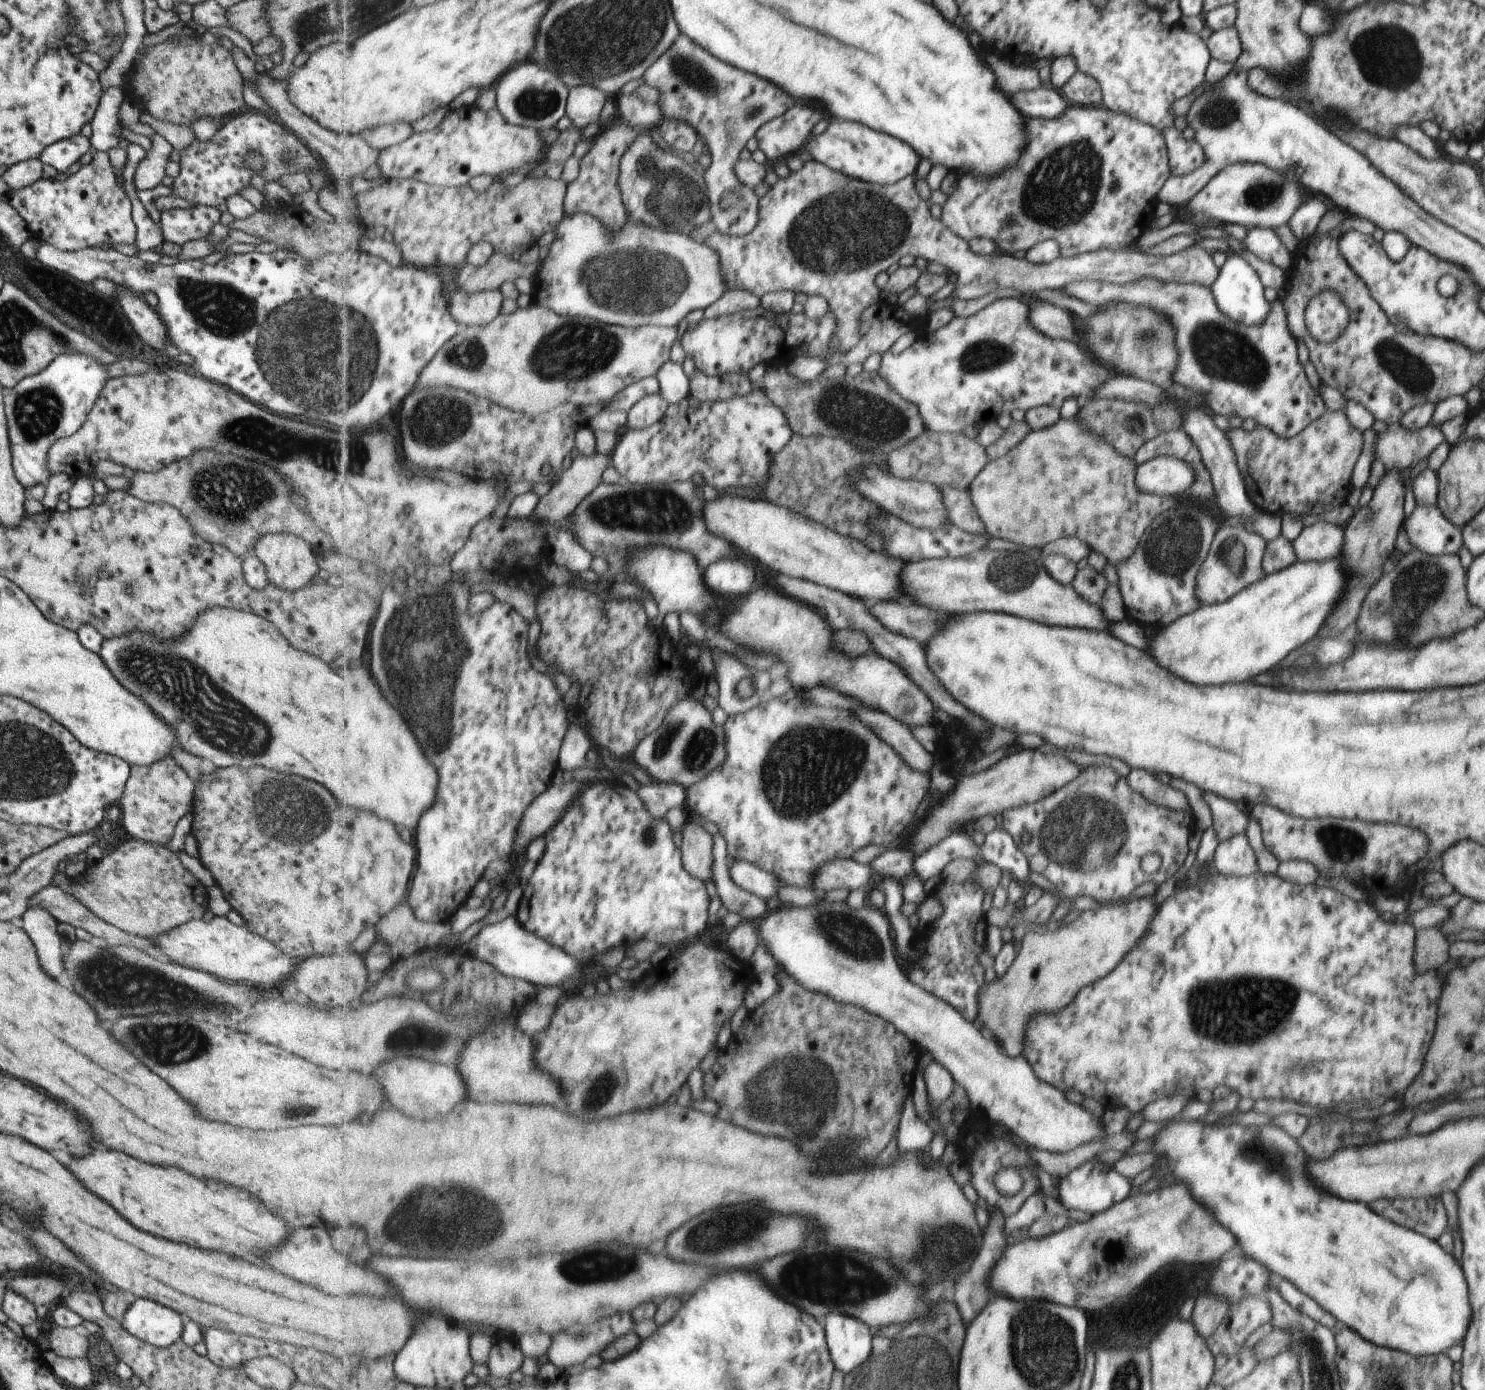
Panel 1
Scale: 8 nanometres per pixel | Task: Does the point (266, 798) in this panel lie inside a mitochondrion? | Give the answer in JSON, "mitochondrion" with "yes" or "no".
{"mitochondrion":"yes"}

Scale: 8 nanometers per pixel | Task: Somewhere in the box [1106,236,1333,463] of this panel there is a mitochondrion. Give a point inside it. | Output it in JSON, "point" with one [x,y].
{"point":[1224,355]}

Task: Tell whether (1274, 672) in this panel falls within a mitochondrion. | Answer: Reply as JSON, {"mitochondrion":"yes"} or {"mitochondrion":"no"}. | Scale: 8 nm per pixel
{"mitochondrion":"no"}

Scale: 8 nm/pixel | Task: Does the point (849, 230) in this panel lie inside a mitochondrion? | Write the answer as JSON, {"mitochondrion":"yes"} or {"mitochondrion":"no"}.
{"mitochondrion":"yes"}

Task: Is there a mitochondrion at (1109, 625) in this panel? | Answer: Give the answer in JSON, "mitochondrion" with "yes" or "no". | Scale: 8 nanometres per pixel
{"mitochondrion":"no"}

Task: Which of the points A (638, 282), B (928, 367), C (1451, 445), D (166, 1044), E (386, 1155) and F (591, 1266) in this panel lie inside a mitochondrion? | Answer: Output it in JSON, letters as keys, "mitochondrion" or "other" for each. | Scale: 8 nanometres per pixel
{"A":"mitochondrion","B":"other","C":"other","D":"mitochondrion","E":"other","F":"mitochondrion"}

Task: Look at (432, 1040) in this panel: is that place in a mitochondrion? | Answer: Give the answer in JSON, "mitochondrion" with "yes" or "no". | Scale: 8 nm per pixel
{"mitochondrion":"yes"}

